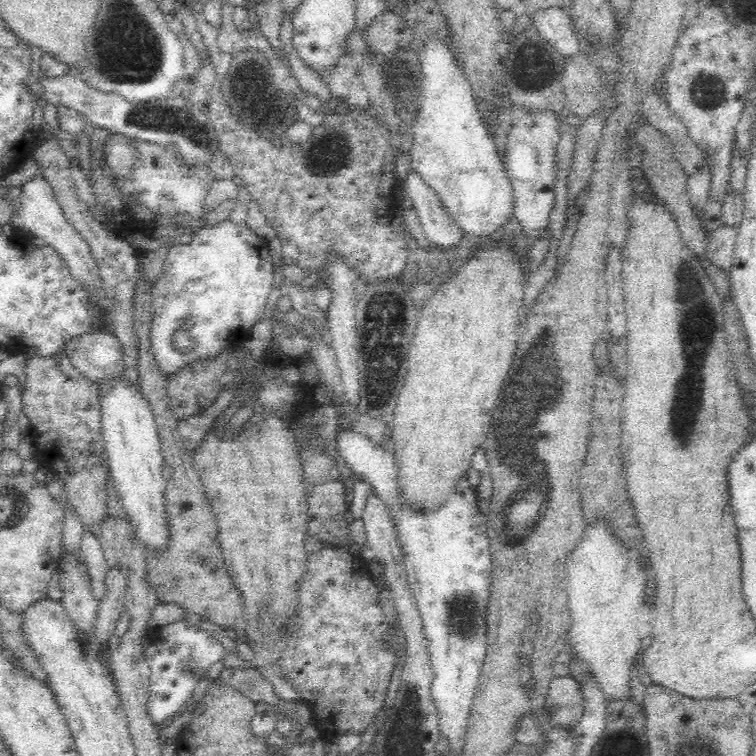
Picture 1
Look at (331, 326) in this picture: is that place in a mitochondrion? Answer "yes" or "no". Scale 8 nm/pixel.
no

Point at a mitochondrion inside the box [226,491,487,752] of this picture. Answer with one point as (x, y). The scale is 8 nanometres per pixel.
(460, 613)

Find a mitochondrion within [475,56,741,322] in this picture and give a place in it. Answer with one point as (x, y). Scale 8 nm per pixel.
(709, 93)

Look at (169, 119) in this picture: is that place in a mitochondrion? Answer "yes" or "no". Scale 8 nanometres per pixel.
yes

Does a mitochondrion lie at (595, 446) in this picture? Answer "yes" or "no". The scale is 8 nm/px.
no

